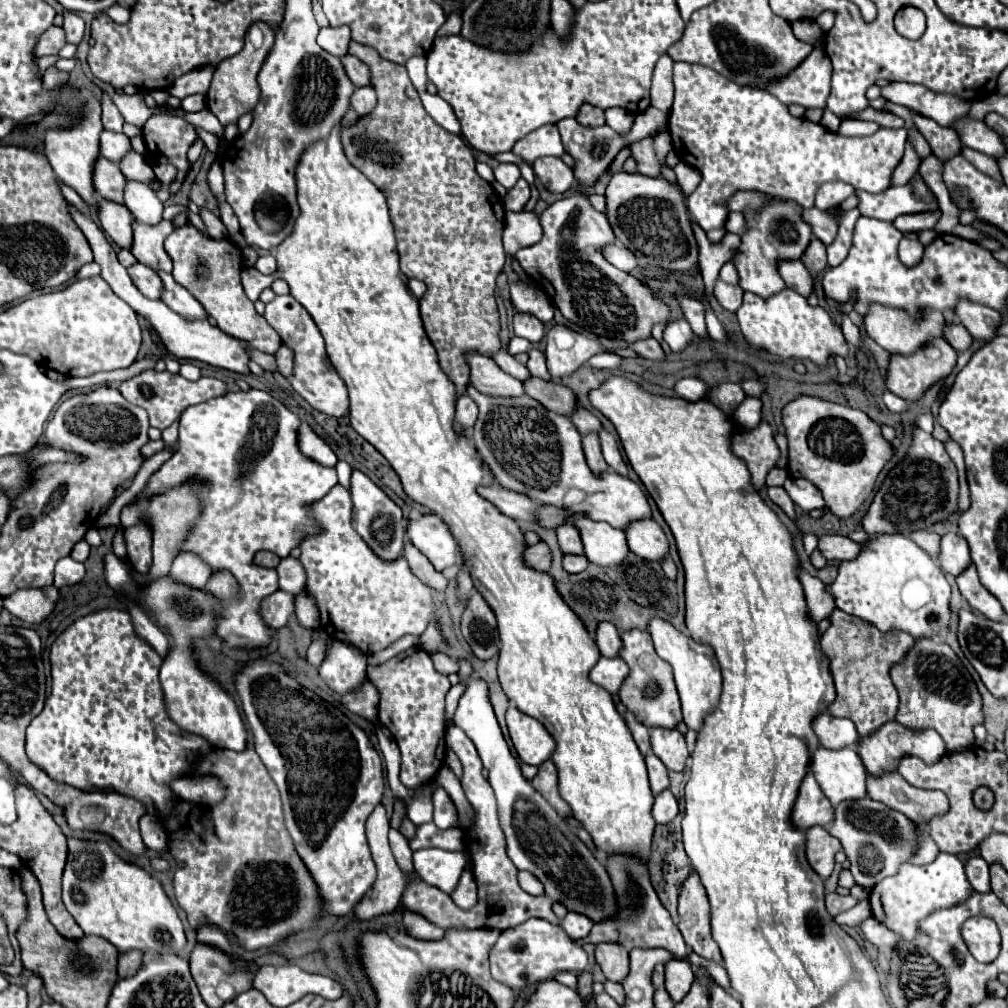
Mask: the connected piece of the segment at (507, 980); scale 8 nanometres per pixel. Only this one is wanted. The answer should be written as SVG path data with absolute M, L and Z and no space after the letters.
M529 918L527 922L503 930L495 946L489 954L491 962L491 976L513 990L525 988L529 984L539 984L545 980L555 978L559 972L575 972L581 974L587 968L587 952L571 938L559 924L551 924L549 920Z

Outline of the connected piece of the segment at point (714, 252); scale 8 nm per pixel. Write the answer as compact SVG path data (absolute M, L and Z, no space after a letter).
M691 220L691 224L693 224L695 240L699 246L699 266L701 266L701 274L703 274L703 282L705 282L705 300L709 302L709 298L713 296L715 280L719 276L719 268L731 260L731 254L735 248L739 248L741 238L737 234L727 232L721 242L711 244L707 240L705 232L695 224L695 220Z

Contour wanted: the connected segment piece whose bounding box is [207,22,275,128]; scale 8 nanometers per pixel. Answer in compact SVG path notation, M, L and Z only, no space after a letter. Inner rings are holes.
M257 22L257 26L265 34L263 46L261 48L253 48L251 42L245 42L245 48L239 54L231 56L231 58L225 58L223 62L219 62L217 70L215 70L215 76L213 76L213 82L211 82L211 88L207 92L207 108L219 118L219 122L223 124L223 128L227 124L237 124L239 116L253 112L253 108L257 106L257 100L261 96L259 94L259 86L257 86L257 72L261 70L267 54L273 48L275 32L267 24L263 24L263 22ZM211 102L213 102L213 106L211 106Z

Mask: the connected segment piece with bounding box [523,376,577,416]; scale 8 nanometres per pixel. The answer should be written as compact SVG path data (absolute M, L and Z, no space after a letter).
M529 378L525 384L525 392L535 398L539 404L543 404L547 410L553 410L561 416L571 416L577 408L575 394L557 382L547 382L541 378Z

